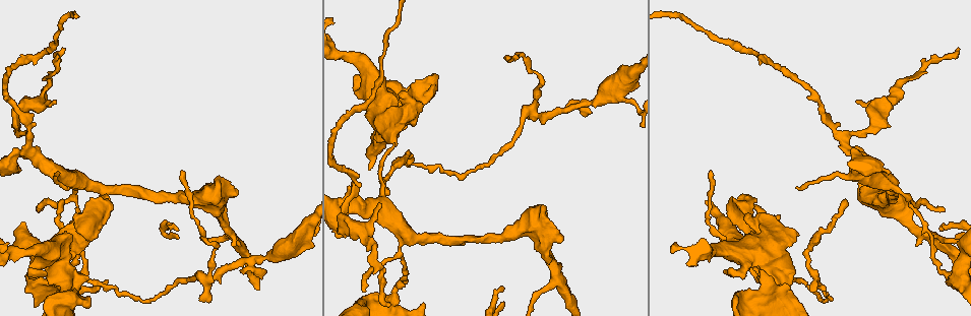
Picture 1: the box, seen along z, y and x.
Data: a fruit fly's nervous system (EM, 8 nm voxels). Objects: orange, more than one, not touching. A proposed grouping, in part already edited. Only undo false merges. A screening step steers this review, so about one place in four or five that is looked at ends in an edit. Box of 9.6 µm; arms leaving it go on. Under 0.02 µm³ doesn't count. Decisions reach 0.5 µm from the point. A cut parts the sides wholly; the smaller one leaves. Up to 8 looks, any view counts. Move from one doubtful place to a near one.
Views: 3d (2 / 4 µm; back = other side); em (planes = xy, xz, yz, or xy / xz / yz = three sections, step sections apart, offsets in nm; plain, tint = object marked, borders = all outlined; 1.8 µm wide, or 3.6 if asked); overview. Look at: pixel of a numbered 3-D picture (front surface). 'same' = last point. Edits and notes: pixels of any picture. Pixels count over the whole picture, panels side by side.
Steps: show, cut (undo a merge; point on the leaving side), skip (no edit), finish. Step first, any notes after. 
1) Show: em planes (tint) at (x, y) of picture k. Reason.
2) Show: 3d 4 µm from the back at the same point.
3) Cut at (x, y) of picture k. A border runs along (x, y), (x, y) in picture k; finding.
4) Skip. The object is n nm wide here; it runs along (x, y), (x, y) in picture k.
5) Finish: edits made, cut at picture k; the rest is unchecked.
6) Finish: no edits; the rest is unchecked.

Show: em planes (tint) at (392, 302) of picture 1.

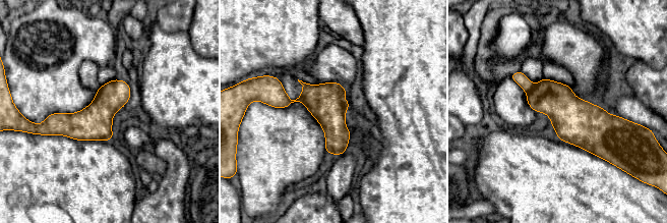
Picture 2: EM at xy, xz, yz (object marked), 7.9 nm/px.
Cut at (556, 100) of picture 2. A border runs along (534, 85), (527, 93) in picture 2; two neurons meet here.

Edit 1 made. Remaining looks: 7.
Show: overview. See it whole again.

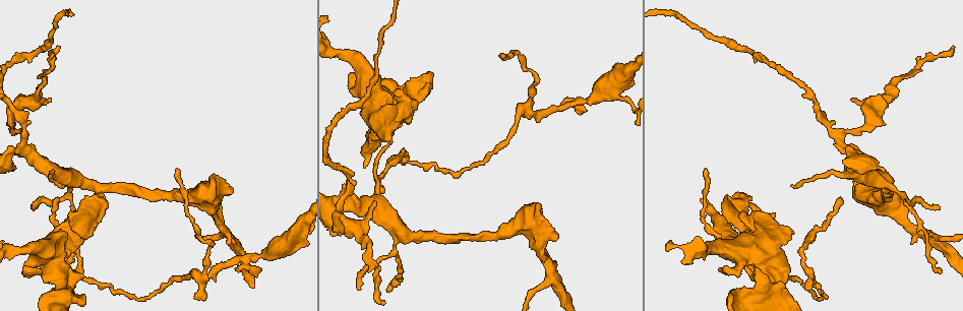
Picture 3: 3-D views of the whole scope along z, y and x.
Show: 3d 2 µm at (31, 100) of picture 3. Thick turns thin.

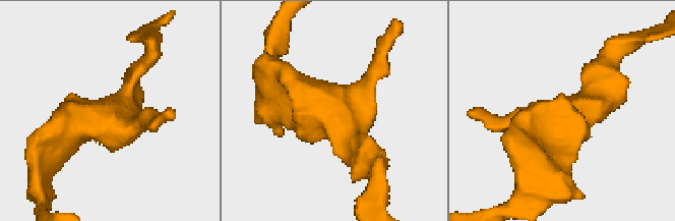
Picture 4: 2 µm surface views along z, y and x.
Show: em planes (tint) at (566, 121) of picture 4.

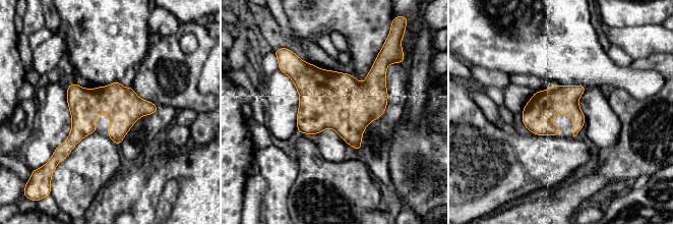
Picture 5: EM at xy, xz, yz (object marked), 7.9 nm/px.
Skip. The object is 240 nm wide here; it runs along (155, 108), (98, 108), (60, 150) in picture 5; one neuron here.

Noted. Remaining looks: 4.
Show: em xy step 8 (tint) at (427, 85) of picture 3. Abrupt turn.

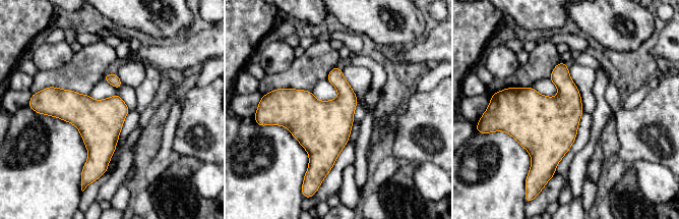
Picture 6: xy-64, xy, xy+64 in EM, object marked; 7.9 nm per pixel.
Skip. The object is 340 nm wide here; one neuron here.

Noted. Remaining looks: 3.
Finish: edits made, cut at picture 2; the rest is unchecked.

